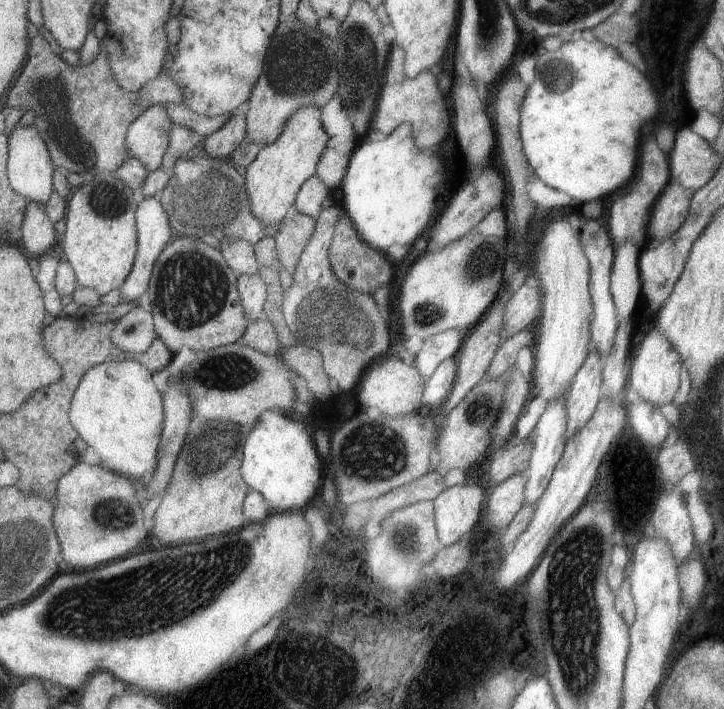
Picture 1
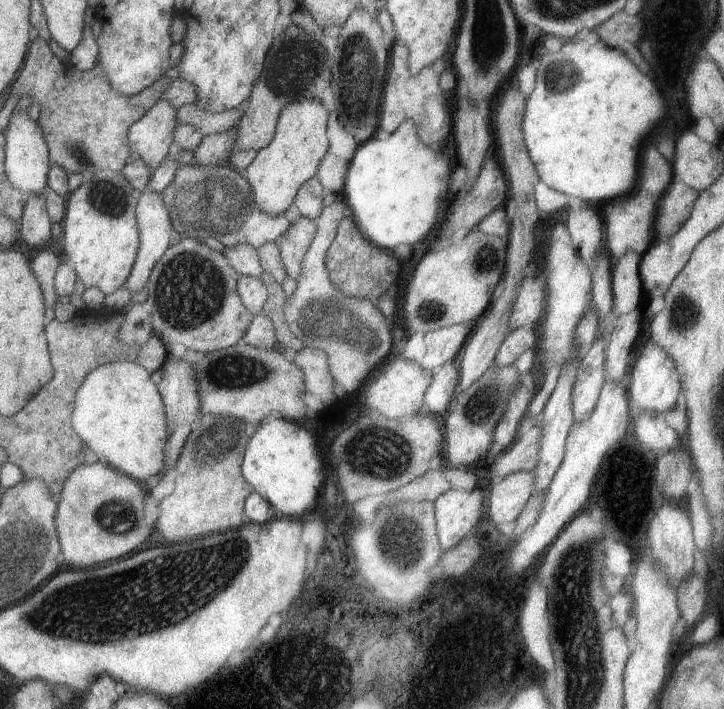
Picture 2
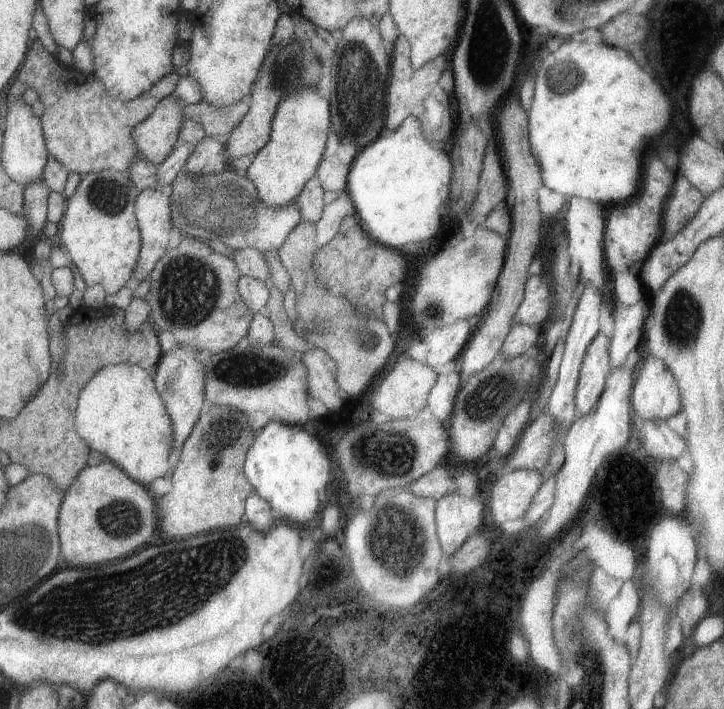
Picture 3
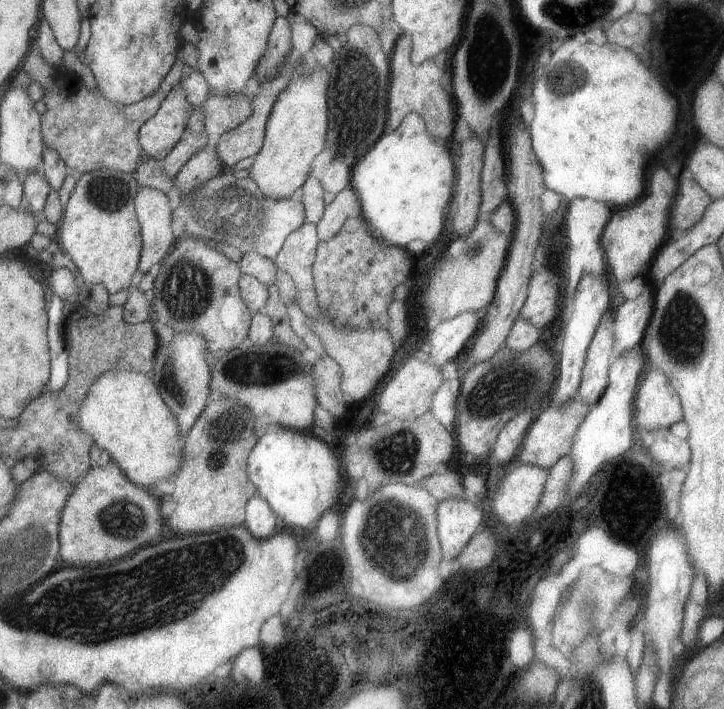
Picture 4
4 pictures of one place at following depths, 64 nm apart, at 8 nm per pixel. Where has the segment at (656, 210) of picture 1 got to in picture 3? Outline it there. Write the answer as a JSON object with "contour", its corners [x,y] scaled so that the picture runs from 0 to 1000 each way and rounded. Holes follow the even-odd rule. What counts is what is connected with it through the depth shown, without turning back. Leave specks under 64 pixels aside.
{"contour":[[[932,248],[927,271],[921,274],[916,291],[913,291],[913,339],[924,341],[960,302],[971,282],[971,274],[943,251]]]}

